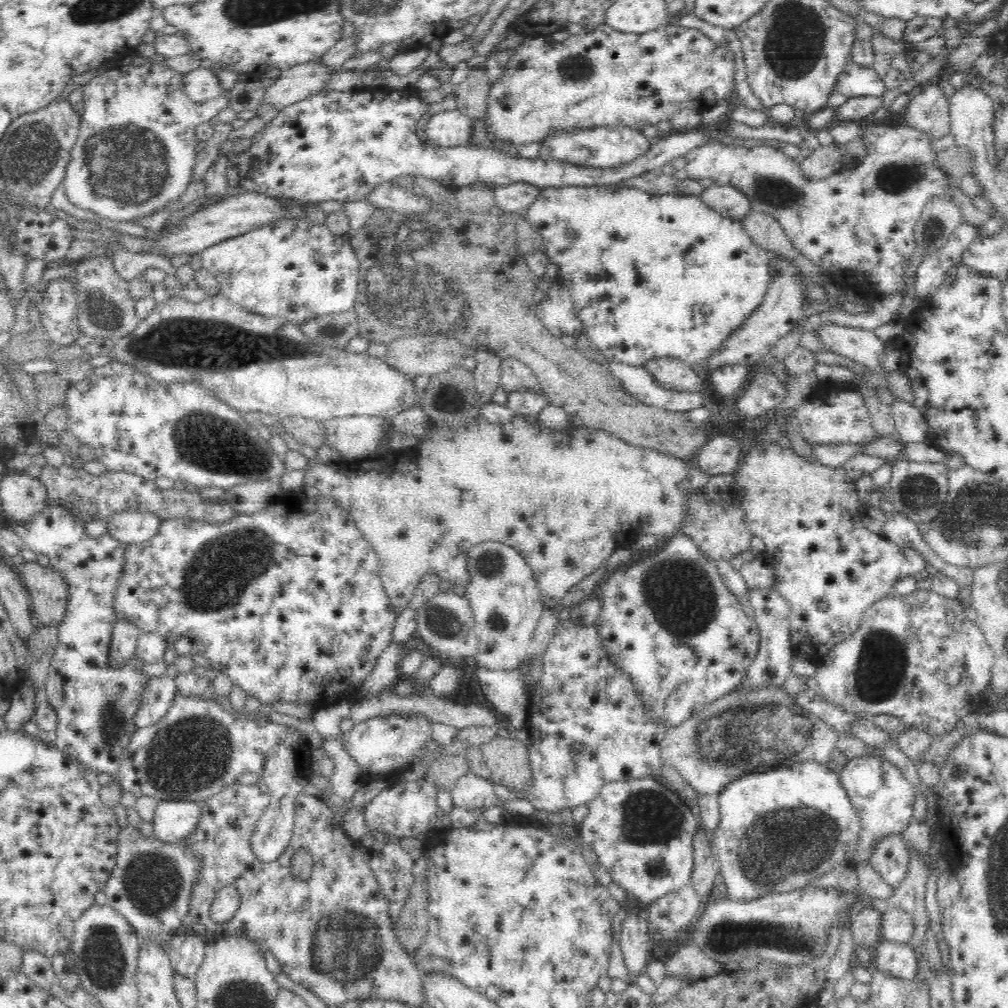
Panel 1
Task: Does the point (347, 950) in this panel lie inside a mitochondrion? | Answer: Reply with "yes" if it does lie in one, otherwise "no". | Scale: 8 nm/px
yes

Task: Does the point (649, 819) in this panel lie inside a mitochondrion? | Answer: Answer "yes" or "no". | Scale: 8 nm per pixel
yes

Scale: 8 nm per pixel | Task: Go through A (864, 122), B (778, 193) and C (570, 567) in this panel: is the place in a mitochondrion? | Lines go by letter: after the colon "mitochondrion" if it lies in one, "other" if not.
A: other
B: mitochondrion
C: other

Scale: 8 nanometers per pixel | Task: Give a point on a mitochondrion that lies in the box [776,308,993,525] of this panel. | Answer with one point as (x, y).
(917, 493)

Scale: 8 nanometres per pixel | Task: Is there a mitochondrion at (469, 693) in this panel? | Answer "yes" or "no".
no

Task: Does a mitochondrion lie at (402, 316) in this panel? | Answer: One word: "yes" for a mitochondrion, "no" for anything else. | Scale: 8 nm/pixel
yes

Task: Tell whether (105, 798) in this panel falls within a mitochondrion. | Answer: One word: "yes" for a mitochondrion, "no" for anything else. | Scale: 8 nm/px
no

